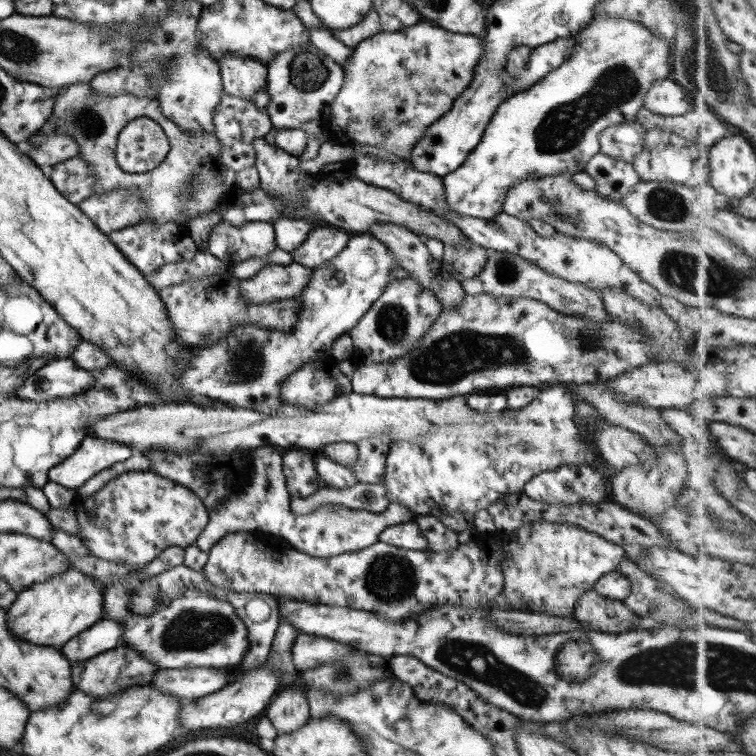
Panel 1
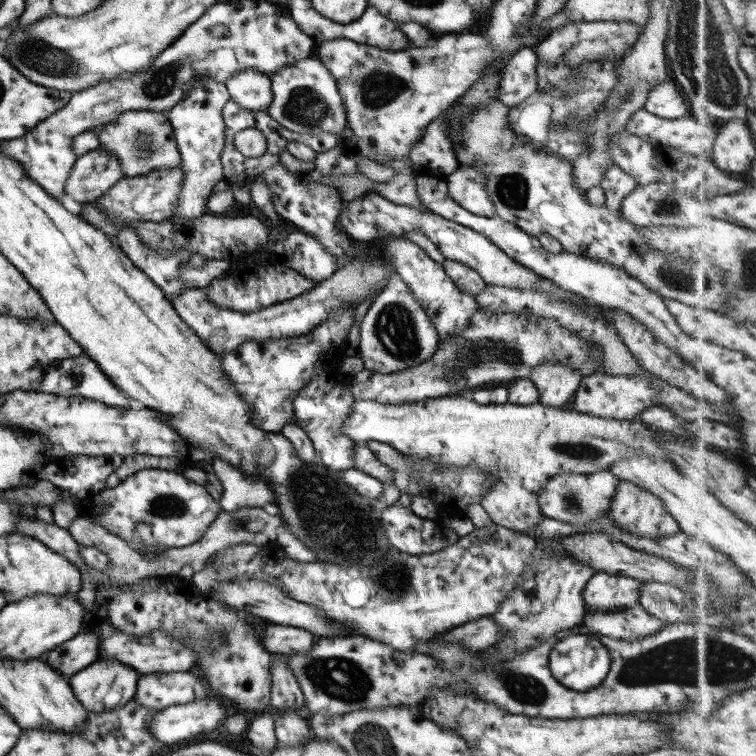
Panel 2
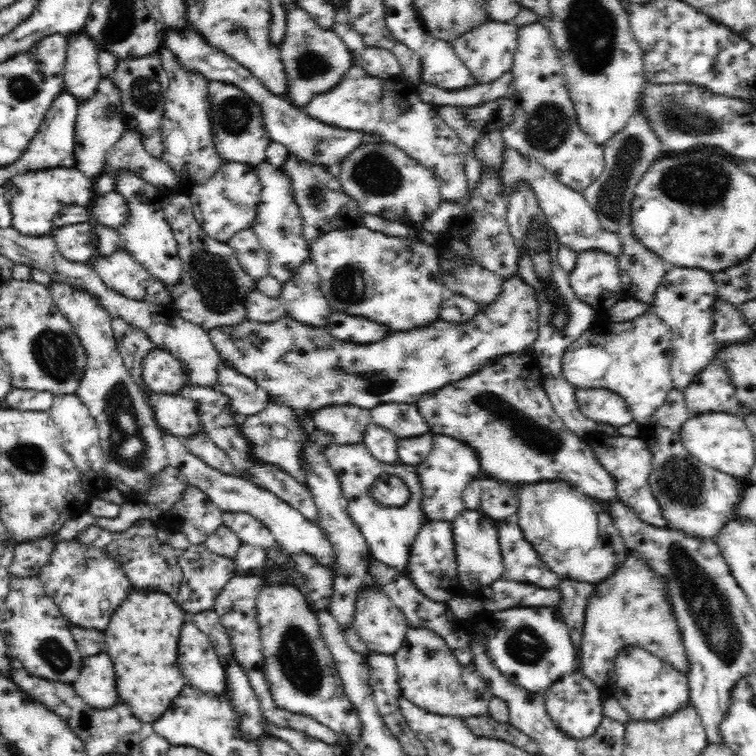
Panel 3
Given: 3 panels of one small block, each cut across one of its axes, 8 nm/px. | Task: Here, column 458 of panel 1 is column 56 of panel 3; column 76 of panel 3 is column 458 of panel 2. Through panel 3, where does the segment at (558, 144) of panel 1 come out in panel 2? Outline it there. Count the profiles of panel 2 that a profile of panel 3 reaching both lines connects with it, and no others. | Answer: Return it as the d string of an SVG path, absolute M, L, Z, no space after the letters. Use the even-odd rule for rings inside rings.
M457 168L445 178L449 198L471 214L493 218L496 214L488 197L486 176L476 168Z

